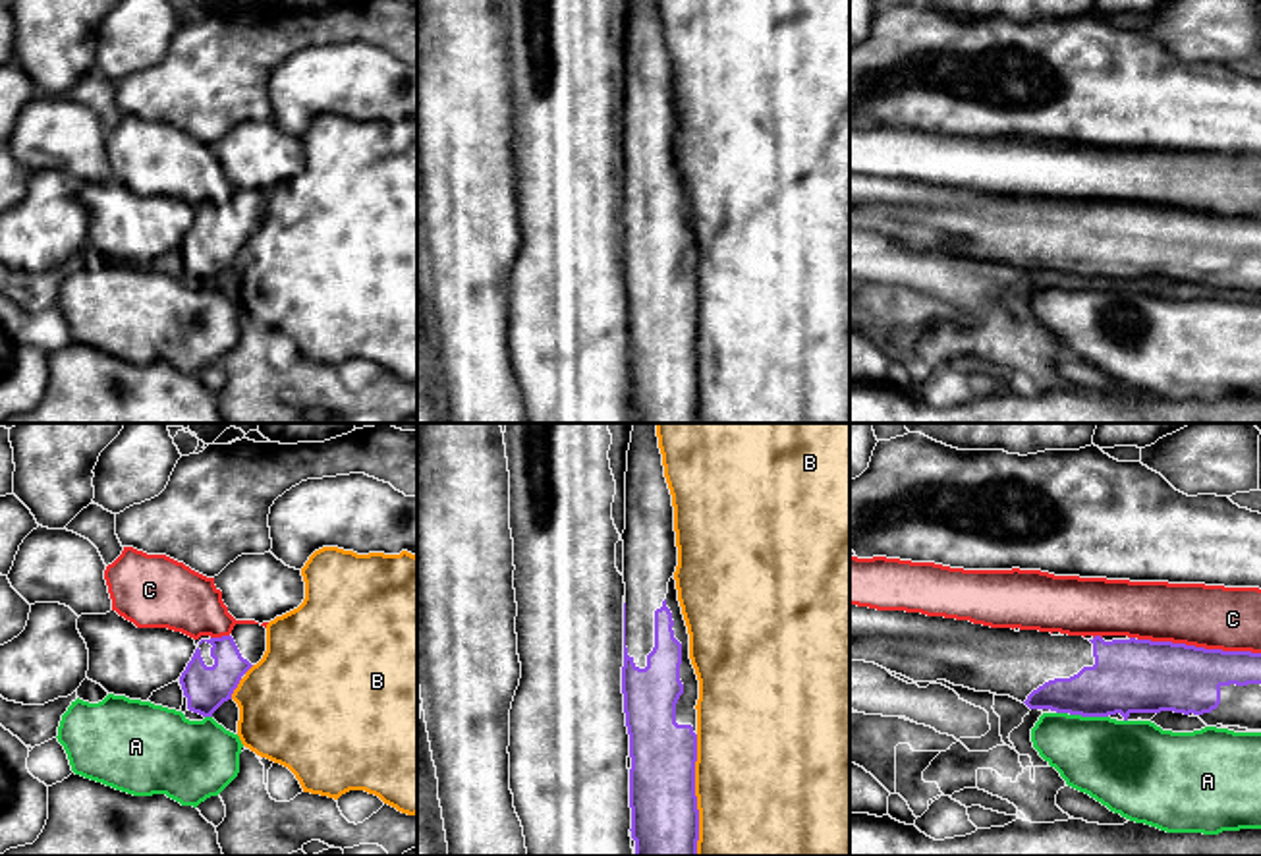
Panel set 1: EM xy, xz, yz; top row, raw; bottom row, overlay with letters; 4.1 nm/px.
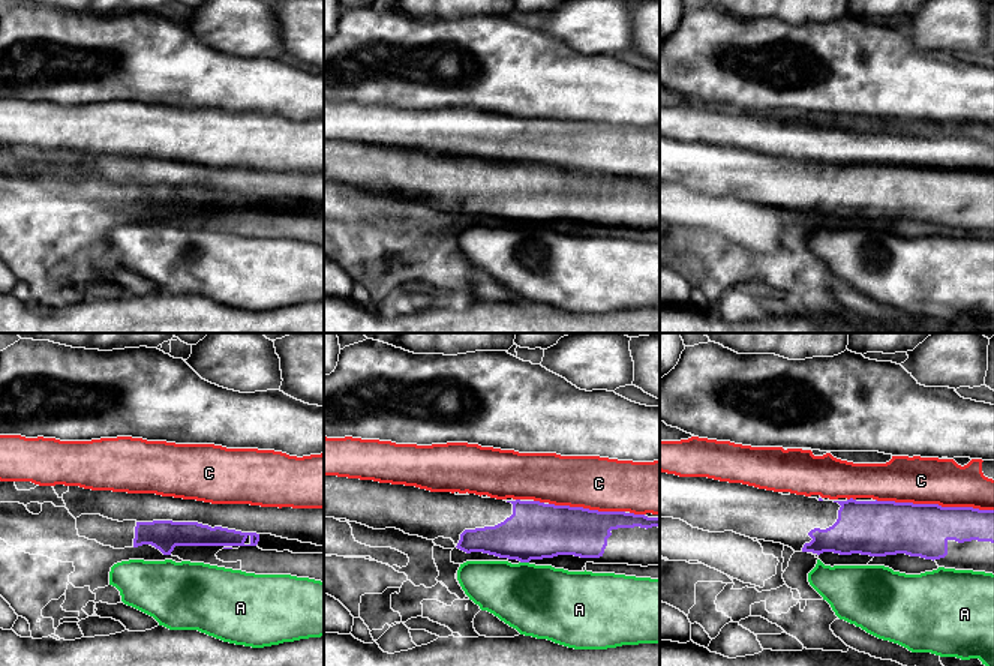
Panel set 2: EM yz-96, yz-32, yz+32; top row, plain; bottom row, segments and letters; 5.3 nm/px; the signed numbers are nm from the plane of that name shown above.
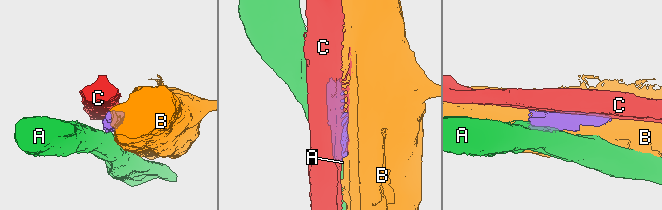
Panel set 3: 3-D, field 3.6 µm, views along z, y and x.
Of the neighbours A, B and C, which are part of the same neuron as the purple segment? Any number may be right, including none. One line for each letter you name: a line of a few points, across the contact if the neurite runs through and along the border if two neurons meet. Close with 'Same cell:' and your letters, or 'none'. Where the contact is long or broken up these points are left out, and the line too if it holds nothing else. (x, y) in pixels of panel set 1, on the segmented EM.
Same cell: none

